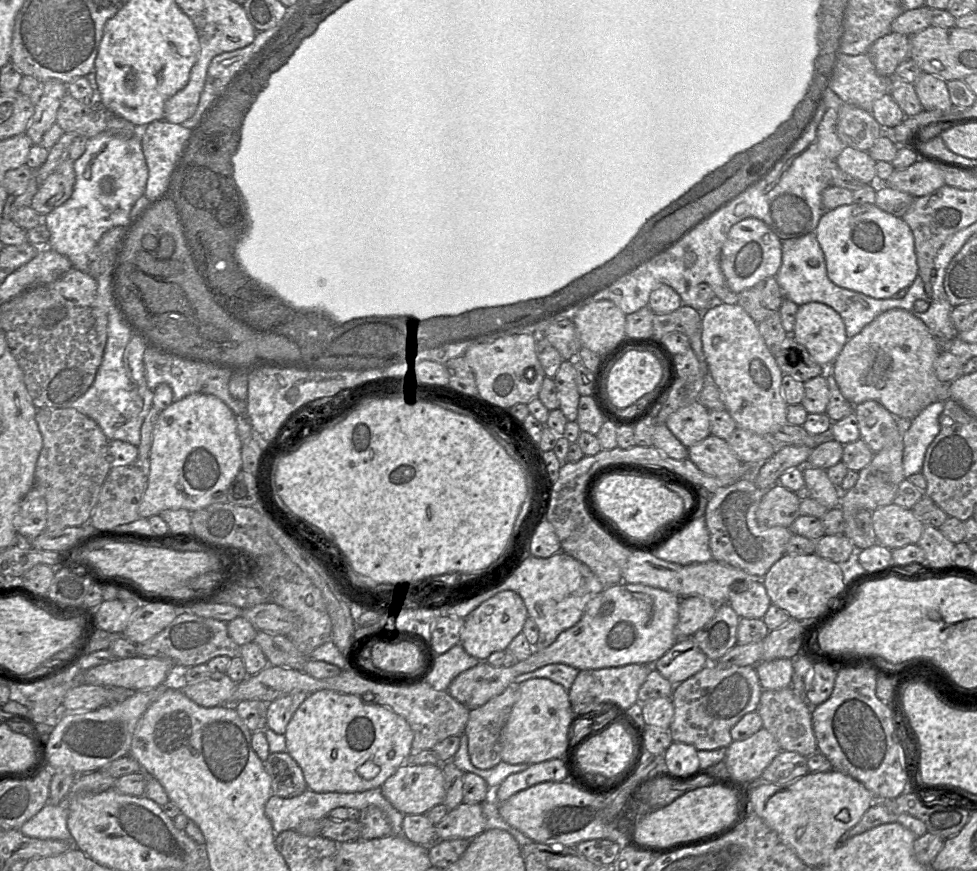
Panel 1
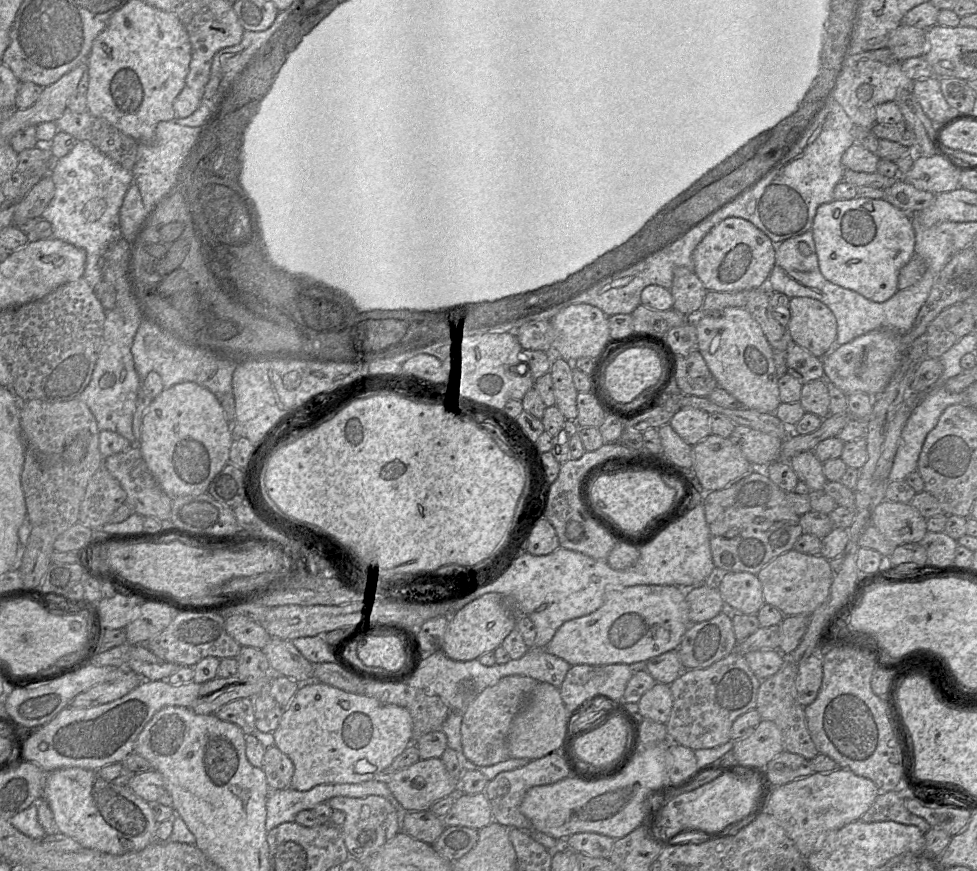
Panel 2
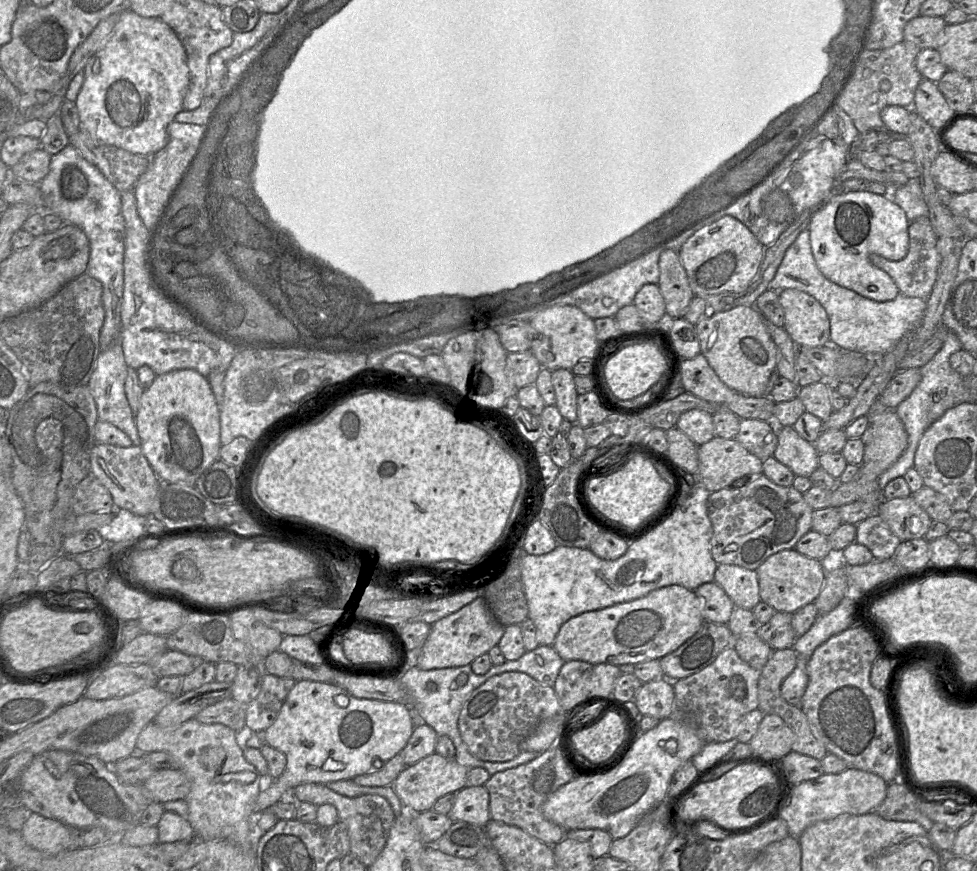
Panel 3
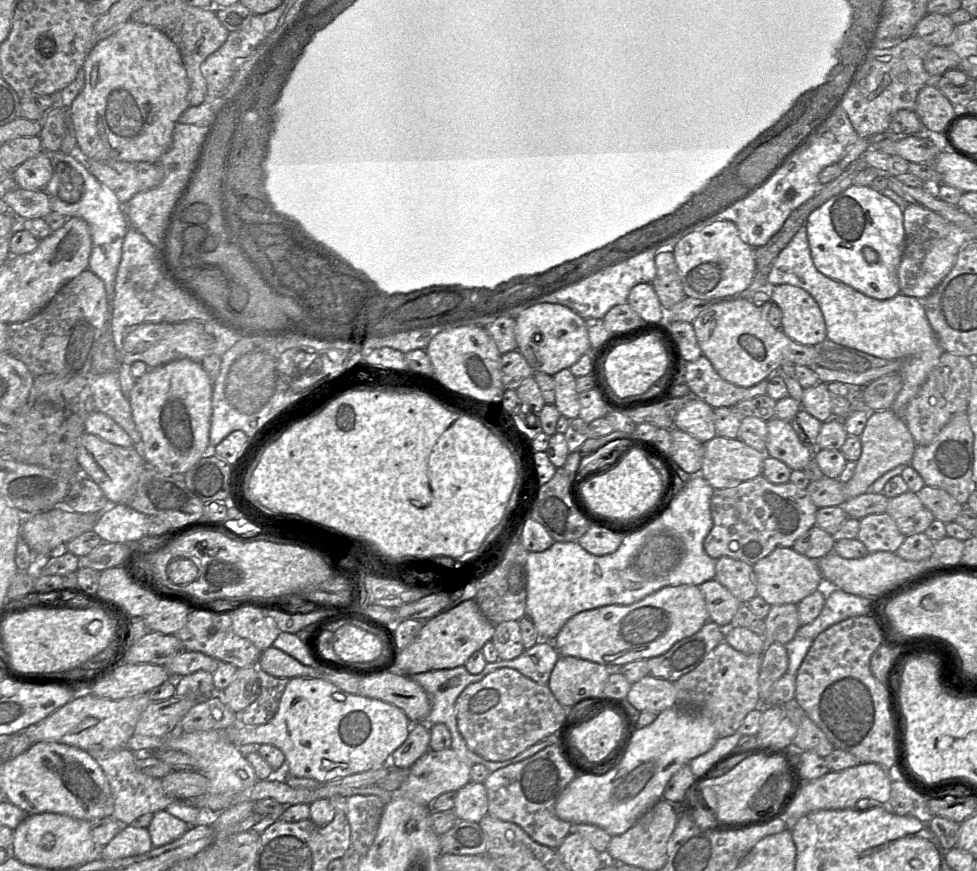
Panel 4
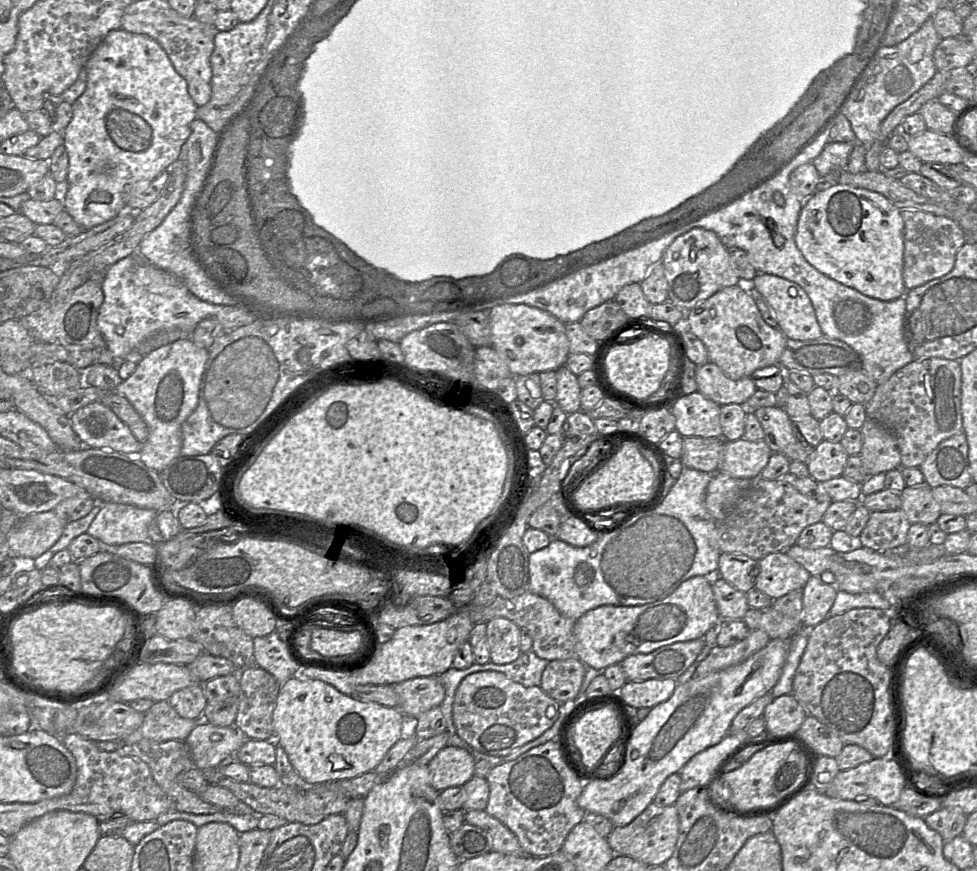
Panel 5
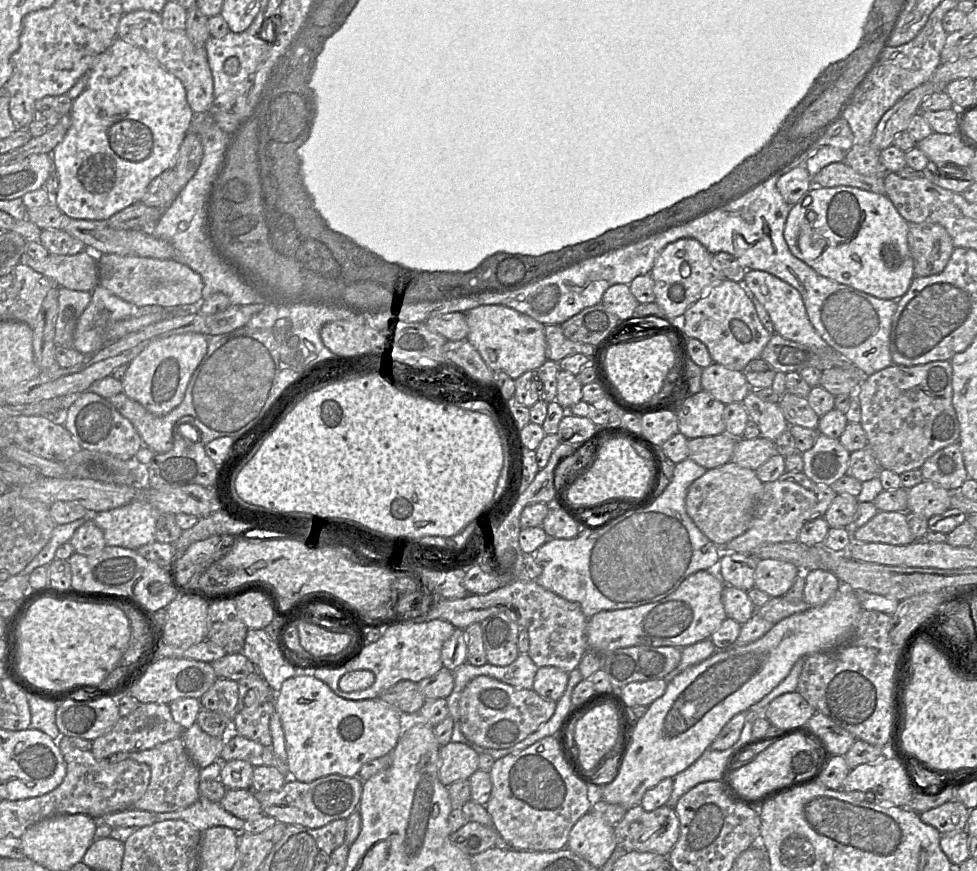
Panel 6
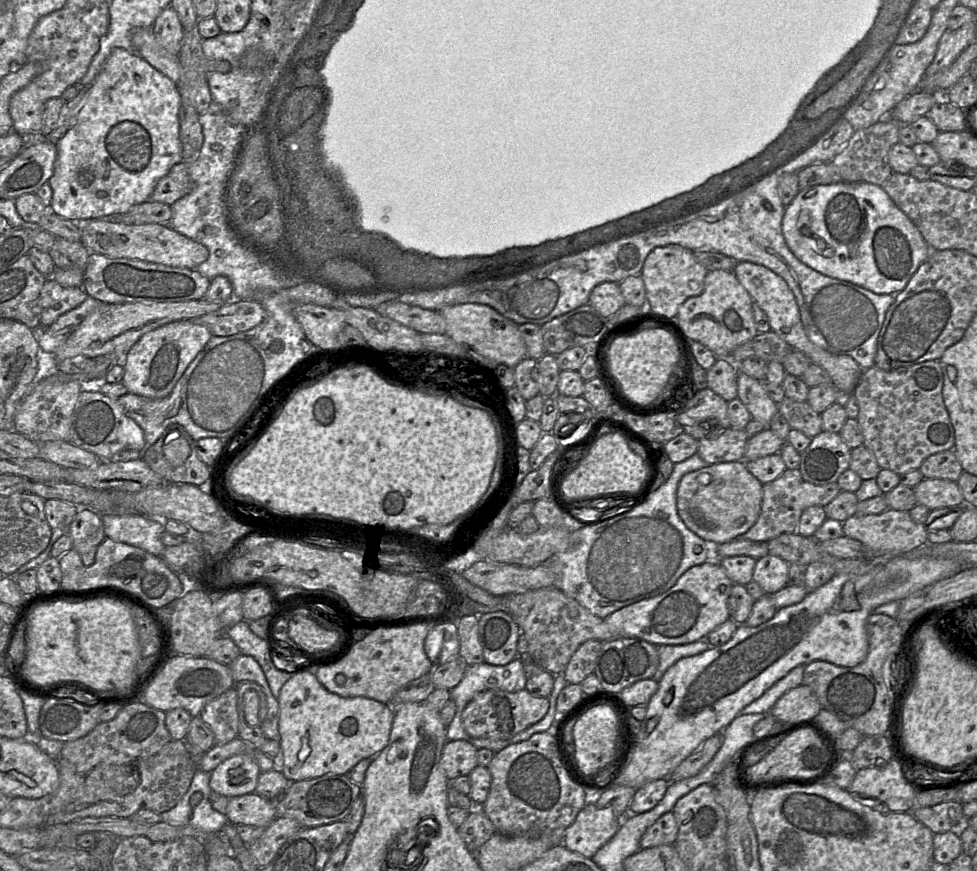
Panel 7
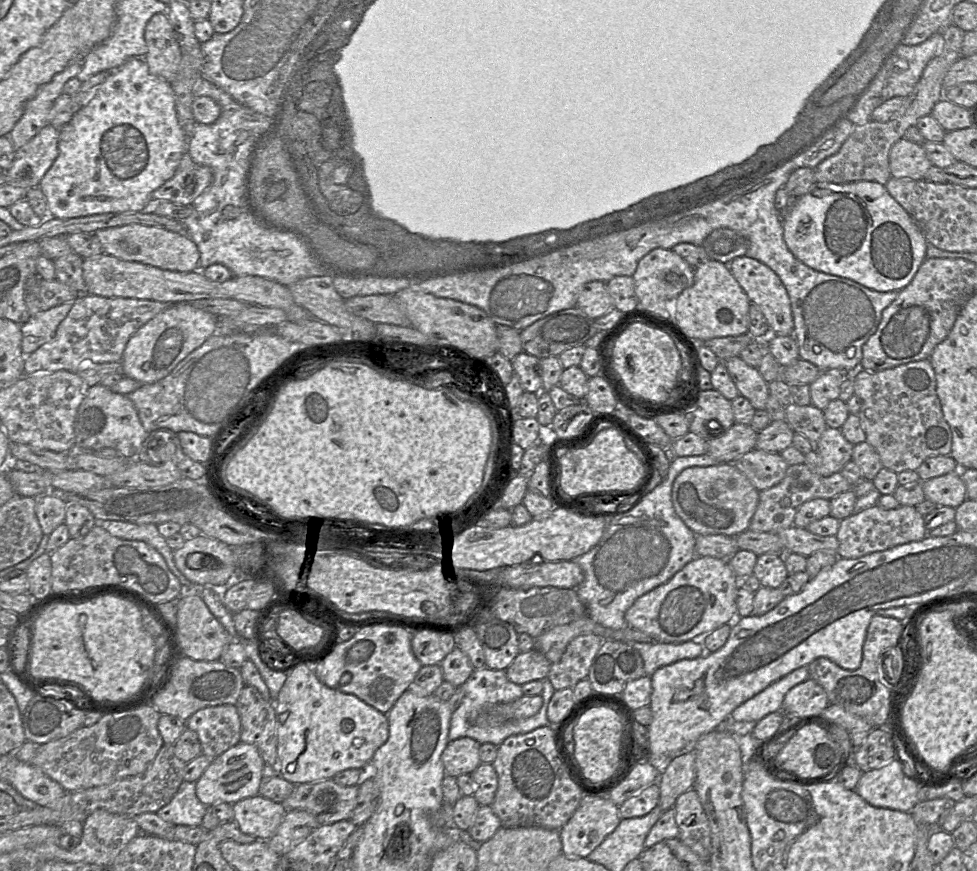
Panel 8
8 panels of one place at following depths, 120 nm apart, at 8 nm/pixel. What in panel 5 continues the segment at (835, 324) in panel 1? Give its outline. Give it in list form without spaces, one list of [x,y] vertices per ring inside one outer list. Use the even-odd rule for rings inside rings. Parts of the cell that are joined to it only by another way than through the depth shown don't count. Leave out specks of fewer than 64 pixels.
[[[758,273],[747,286],[757,290],[764,297],[777,321],[777,328],[782,331],[788,340],[814,340],[823,335],[812,302],[807,293],[797,283],[779,276]]]

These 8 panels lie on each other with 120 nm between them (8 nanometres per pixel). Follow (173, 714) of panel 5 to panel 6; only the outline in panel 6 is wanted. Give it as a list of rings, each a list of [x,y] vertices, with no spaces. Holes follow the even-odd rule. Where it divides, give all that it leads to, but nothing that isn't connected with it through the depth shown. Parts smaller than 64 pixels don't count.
[[[141,703],[130,714],[120,717],[106,734],[92,741],[91,753],[97,760],[117,752],[138,752],[152,749],[164,742],[181,737],[184,729],[174,721],[168,704]]]

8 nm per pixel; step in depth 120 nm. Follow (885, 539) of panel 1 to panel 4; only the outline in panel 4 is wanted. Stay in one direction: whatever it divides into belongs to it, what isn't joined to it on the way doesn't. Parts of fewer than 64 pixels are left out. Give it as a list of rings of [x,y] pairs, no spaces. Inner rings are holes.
[[[907,492],[889,499],[886,513],[904,536],[923,533],[935,517],[920,501],[917,493]]]

